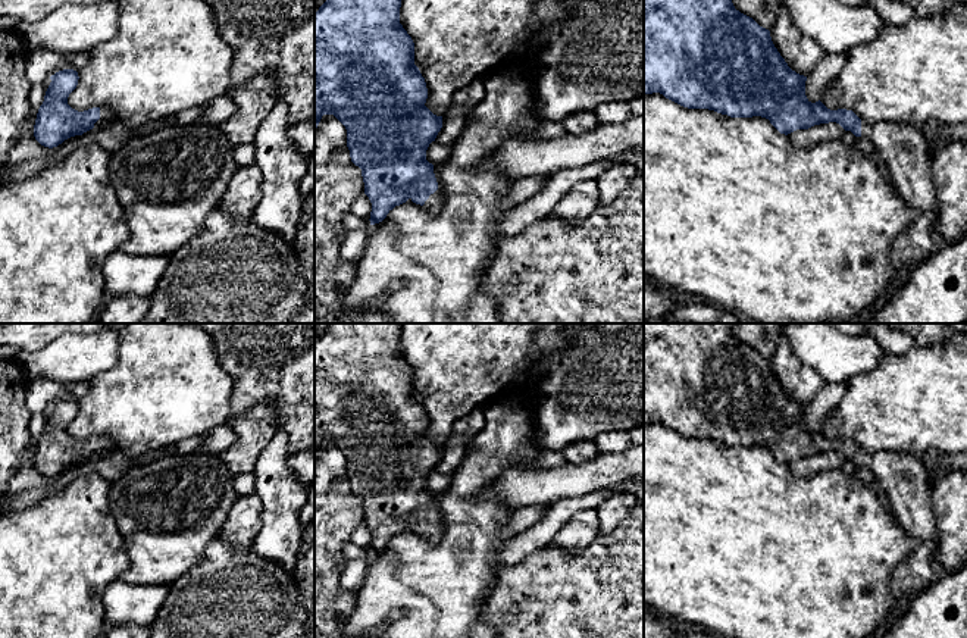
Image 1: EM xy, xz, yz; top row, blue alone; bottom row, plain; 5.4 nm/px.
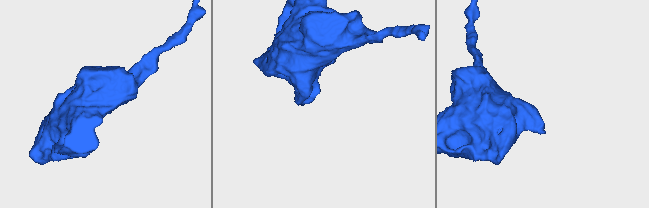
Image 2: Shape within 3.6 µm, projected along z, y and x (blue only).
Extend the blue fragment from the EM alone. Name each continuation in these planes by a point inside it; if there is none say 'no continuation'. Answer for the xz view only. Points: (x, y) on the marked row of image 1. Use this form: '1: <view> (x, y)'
1: xz (435, 200)

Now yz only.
1: yz (903, 146)

